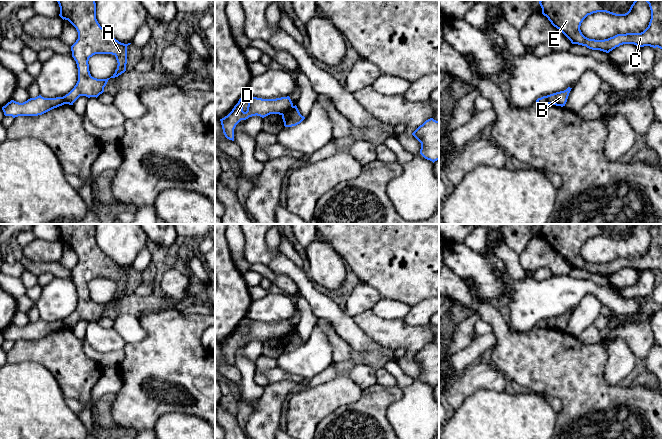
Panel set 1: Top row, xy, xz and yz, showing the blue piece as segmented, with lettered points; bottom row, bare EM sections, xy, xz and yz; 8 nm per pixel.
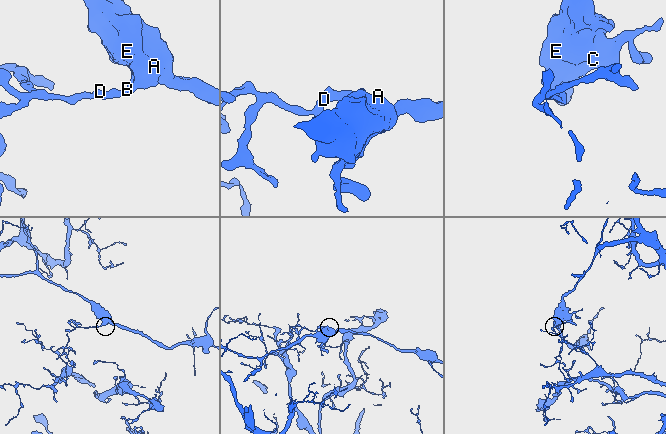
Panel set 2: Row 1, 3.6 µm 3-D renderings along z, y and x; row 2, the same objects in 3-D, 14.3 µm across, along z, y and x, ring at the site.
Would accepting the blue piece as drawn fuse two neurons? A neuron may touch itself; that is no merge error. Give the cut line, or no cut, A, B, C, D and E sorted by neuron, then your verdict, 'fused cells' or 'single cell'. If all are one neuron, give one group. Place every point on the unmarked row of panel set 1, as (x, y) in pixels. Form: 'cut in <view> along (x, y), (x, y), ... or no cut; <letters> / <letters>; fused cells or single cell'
cut in xz along (292, 329), (282, 339); A B C E / D; fused cells

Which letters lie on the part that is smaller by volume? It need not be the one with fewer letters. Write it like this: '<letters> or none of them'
A, B, C, E

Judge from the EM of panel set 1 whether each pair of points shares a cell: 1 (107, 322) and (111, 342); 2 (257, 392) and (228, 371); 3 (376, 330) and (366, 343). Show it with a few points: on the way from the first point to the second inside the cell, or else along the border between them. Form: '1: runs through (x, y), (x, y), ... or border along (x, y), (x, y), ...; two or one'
1: border along (96, 322), (104, 327), (112, 328); two
2: border along (233, 365), (241, 375), (240, 383); two
3: border along (354, 320), (382, 346); two

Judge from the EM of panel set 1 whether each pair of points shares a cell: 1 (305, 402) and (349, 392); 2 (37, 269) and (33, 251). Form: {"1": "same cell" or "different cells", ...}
{"1": "same cell", "2": "different cells"}

